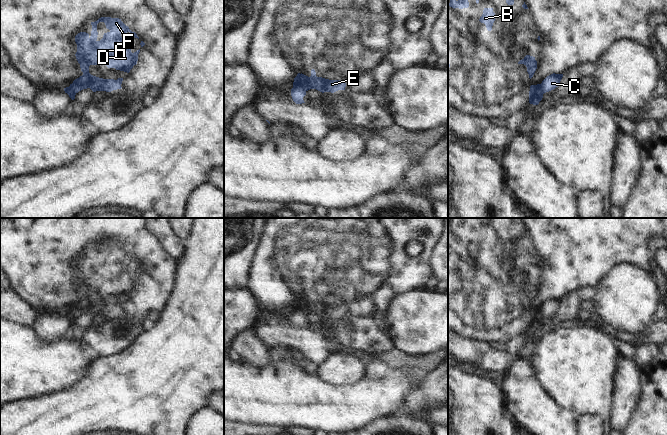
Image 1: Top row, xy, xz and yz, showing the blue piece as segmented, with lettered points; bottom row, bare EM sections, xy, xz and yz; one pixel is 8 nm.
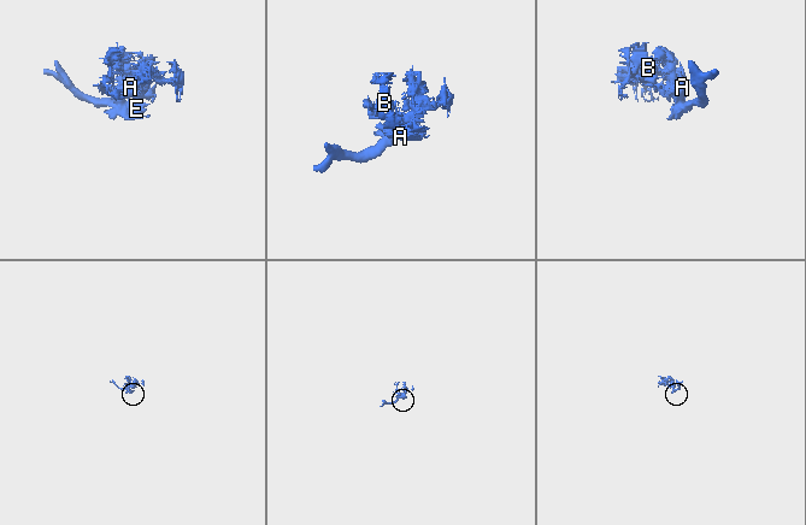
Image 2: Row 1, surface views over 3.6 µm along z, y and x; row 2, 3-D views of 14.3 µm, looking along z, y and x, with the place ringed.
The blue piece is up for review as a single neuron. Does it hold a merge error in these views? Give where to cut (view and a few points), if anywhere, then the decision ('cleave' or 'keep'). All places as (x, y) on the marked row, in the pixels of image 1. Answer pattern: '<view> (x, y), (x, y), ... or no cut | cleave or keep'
xz (293, 86), (298, 86), (305, 91) | cleave

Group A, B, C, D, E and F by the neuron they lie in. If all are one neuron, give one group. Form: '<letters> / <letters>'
A B D E F / C

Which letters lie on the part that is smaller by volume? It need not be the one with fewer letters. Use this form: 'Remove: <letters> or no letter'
Remove: C

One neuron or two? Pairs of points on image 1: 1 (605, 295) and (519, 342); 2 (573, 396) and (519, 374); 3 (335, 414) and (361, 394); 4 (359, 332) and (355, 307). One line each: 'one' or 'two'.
1: two
2: two
3: one
4: two

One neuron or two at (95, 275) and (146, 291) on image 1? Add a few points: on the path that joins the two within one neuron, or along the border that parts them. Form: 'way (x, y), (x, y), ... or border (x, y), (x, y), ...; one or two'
way (108, 284), (117, 289), (133, 291); one

